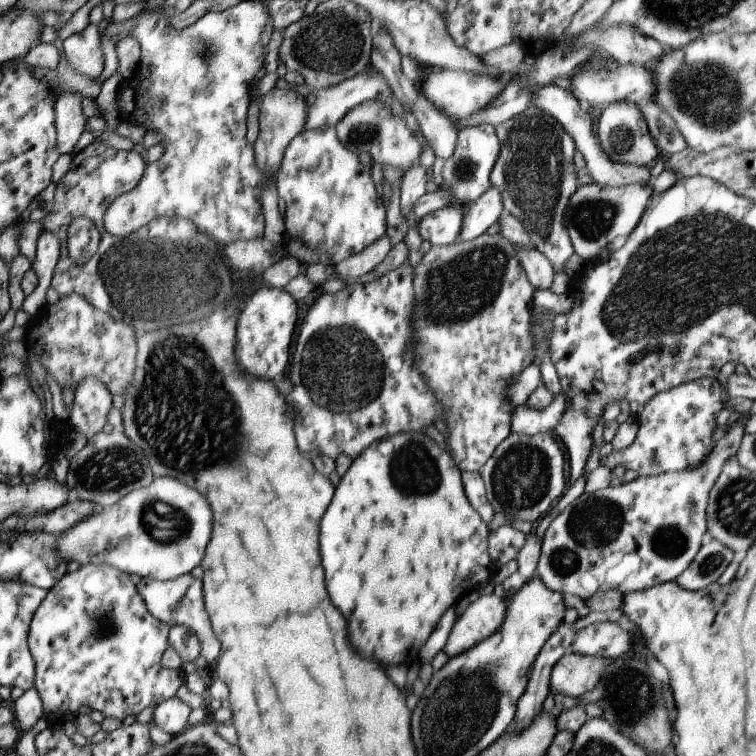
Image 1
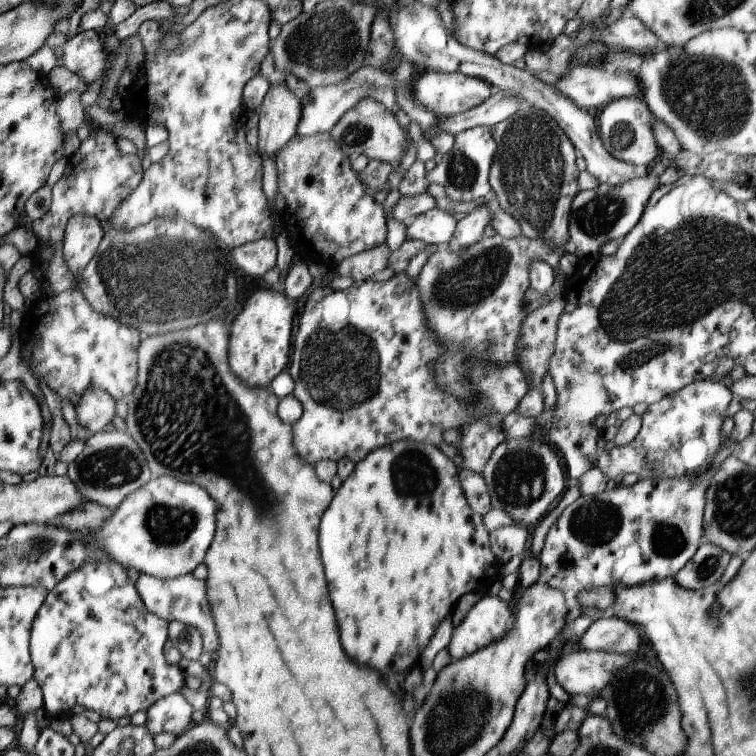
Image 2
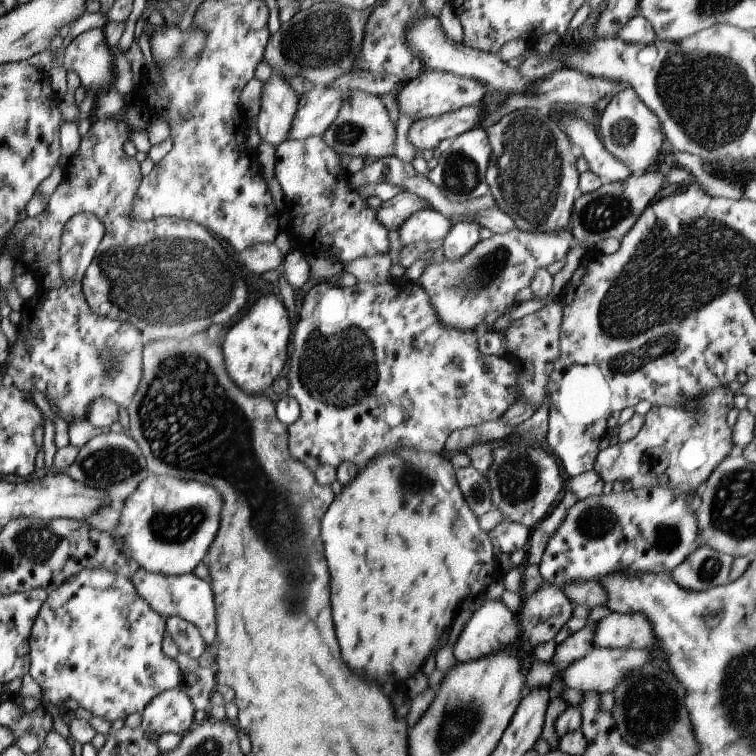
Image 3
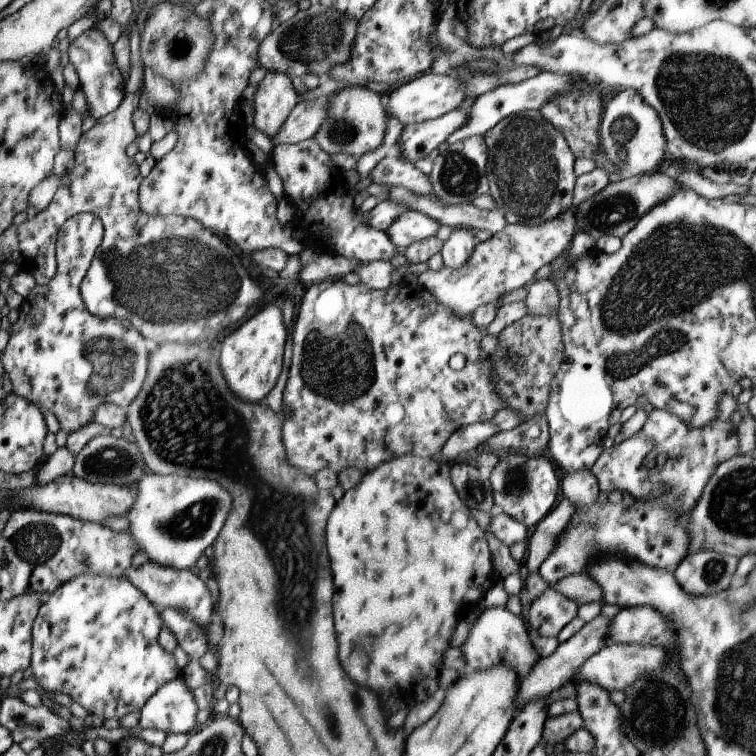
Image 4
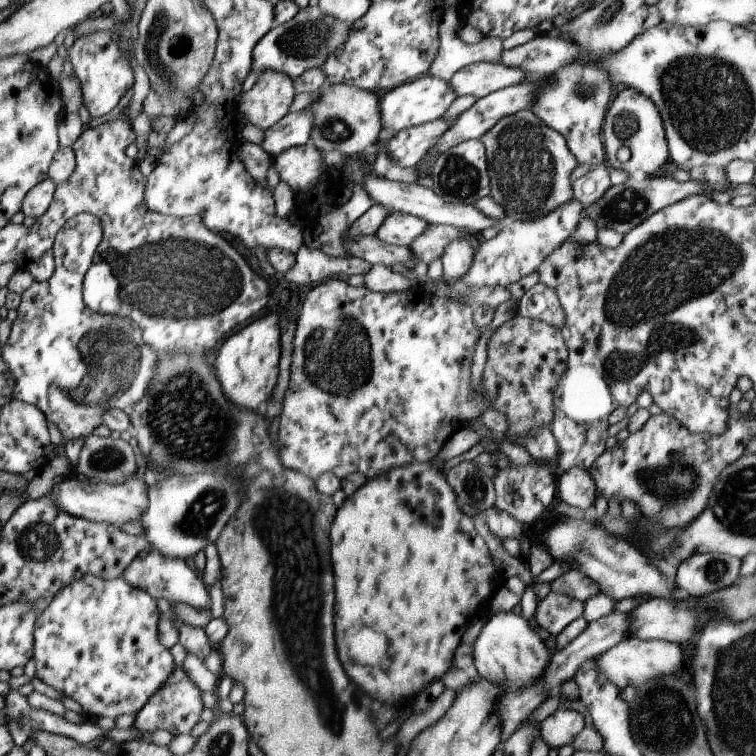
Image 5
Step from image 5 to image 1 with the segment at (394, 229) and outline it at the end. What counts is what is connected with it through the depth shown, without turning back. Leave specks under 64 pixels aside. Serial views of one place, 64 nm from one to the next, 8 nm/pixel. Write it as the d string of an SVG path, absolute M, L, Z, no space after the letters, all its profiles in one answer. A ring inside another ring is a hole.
M449 204L441 210L435 210L423 216L417 224L419 236L433 246L449 246L457 240L465 208L459 204Z

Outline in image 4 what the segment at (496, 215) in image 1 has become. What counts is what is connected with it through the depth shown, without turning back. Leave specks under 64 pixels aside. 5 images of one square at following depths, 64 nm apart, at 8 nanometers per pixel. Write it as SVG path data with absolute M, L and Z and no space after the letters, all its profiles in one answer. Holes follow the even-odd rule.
M453 230L453 234L443 242L441 248L441 258L443 258L443 268L449 270L459 270L465 266L469 256L473 254L477 246L475 232L471 230Z

